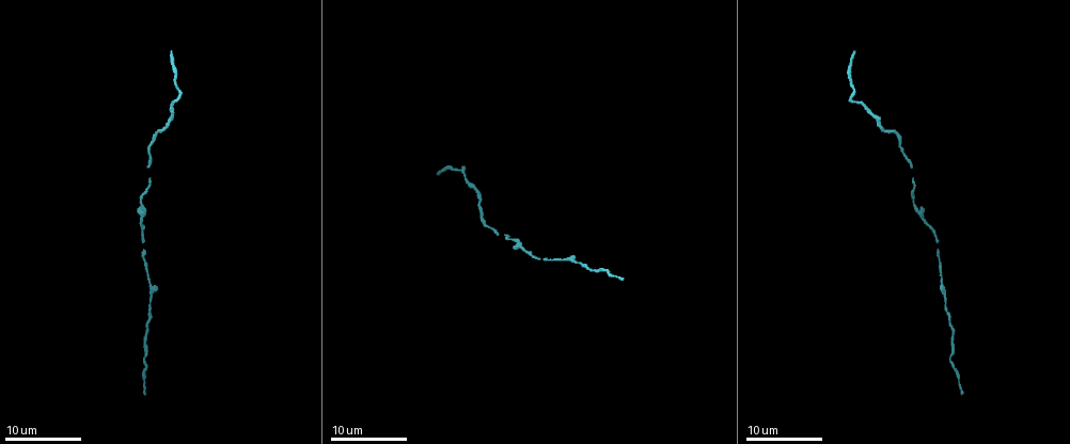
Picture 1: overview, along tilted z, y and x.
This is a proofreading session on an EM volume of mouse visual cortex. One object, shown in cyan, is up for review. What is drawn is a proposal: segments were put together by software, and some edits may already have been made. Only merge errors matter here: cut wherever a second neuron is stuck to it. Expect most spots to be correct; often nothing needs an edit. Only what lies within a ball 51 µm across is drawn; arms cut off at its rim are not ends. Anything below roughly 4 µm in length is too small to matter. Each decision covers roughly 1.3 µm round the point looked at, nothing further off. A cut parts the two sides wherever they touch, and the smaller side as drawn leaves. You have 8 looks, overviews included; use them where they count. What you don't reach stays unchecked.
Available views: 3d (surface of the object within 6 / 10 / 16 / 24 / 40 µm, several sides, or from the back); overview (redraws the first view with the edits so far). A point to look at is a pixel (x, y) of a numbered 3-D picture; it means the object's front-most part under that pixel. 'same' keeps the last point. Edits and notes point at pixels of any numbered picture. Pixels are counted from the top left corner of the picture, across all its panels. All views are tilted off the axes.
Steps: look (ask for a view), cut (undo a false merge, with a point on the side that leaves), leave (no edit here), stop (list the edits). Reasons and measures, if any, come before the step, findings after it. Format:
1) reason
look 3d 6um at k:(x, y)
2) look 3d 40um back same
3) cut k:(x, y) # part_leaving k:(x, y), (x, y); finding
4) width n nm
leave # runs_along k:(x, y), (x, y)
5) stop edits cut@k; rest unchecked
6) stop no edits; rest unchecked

calibre changes
look 3d 10um at 1:(592, 271)

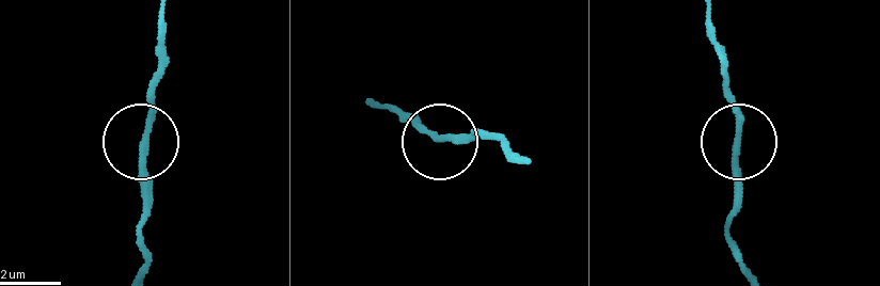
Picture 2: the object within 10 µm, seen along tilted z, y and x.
leave # continuous, no second neuron

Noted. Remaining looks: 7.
sudden change in width
look 3d 10um at 1:(546, 257)

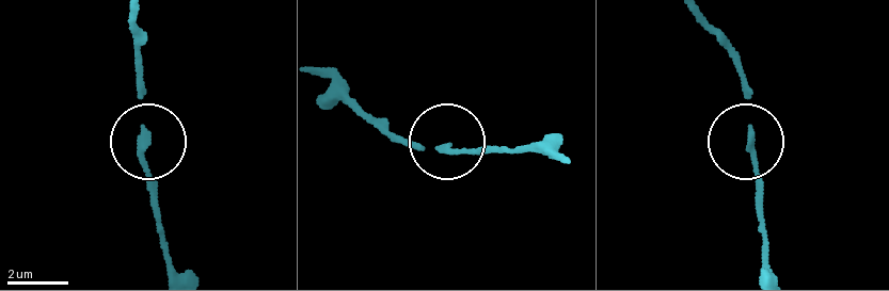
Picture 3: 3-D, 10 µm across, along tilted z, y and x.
leave # runs_along 3:(329, 78), (395, 136), (418, 146), (506, 152); one neuron here

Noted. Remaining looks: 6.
a narrow waist
look 3d 6um at 1:(946, 306)

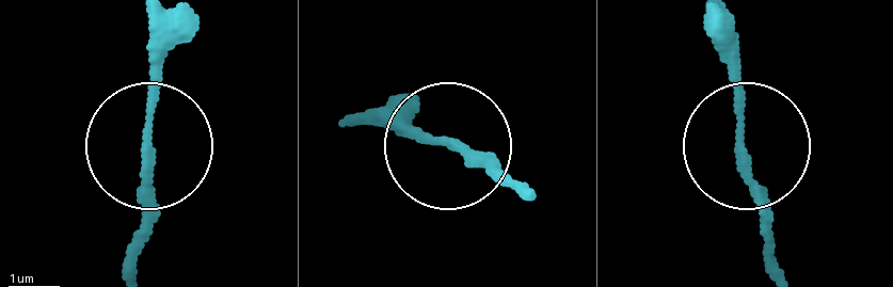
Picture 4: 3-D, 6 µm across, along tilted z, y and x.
leave # all the same neuron

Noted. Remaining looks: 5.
look 3d 16um at 1:(518, 241)

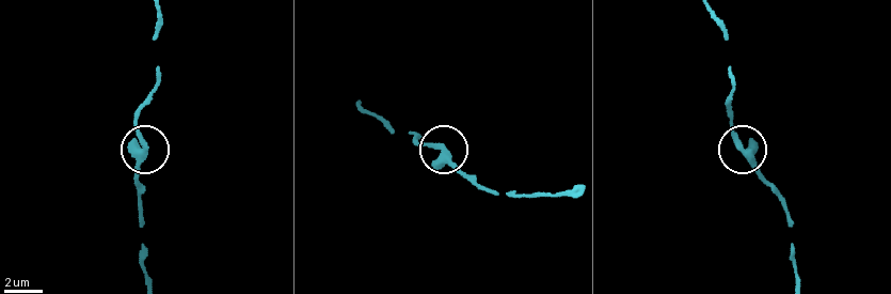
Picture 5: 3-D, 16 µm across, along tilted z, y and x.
leave # continuous, no second neuron

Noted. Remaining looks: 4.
stop no edits; rest unchecked

